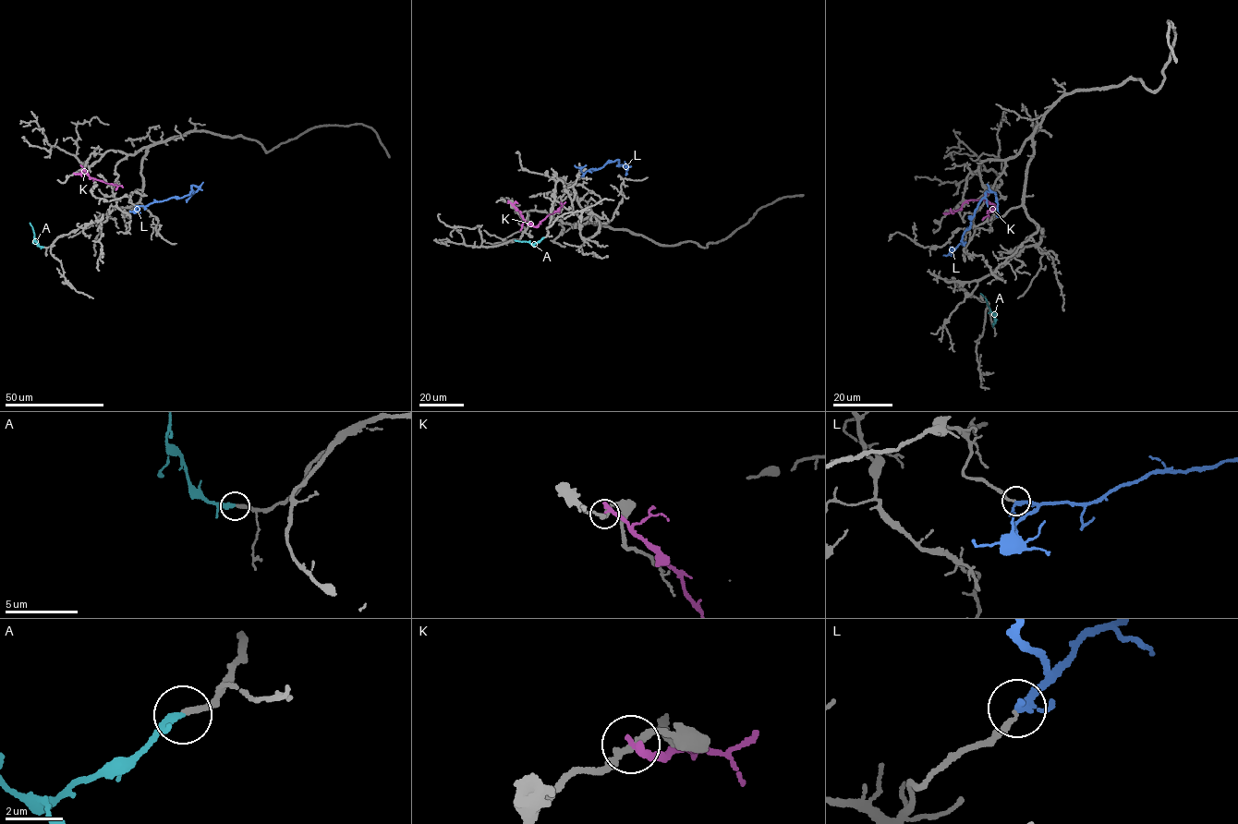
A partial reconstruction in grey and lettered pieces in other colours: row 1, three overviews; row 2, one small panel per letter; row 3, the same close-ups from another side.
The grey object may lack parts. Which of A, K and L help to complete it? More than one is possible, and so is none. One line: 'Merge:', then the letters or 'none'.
Merge: A

